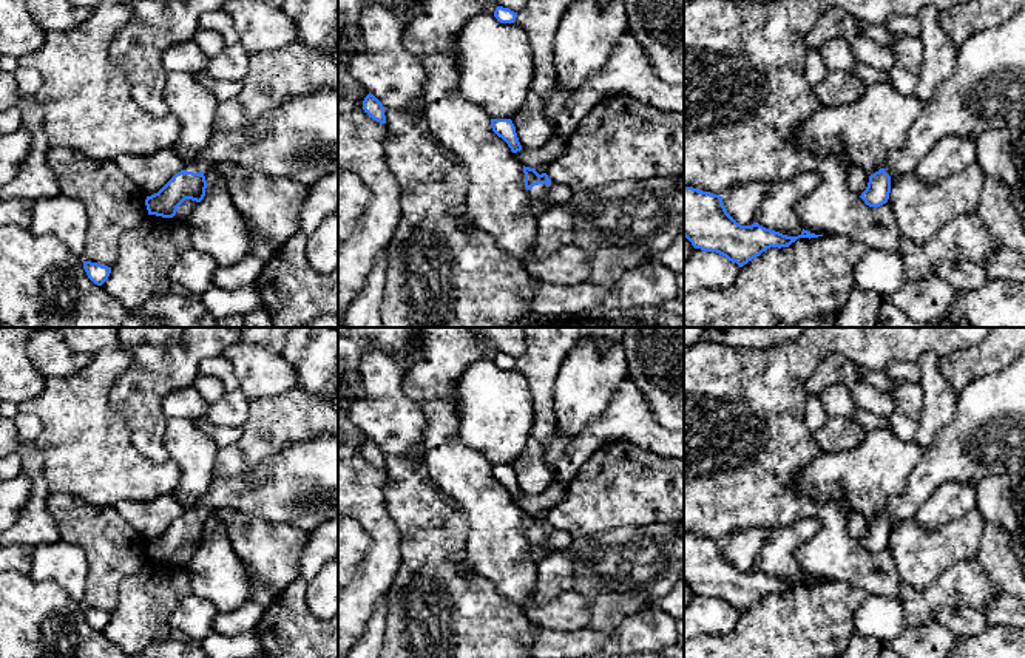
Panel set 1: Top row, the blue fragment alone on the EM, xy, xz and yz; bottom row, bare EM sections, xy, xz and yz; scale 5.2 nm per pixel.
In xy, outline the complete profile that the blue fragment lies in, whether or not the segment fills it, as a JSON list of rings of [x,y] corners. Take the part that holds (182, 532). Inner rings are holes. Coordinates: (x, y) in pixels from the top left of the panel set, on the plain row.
[[[323,434],[290,445],[264,459],[244,479],[233,476],[213,479],[196,507],[185,510],[157,539],[147,542],[148,561],[173,564],[185,545],[201,548],[207,534],[204,519],[211,511],[225,508],[273,522],[287,522],[307,531],[338,519],[338,437]]]

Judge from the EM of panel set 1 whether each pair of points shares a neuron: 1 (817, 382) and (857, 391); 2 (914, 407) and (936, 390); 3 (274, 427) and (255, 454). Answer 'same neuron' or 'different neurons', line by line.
1: same neuron
2: different neurons
3: same neuron

